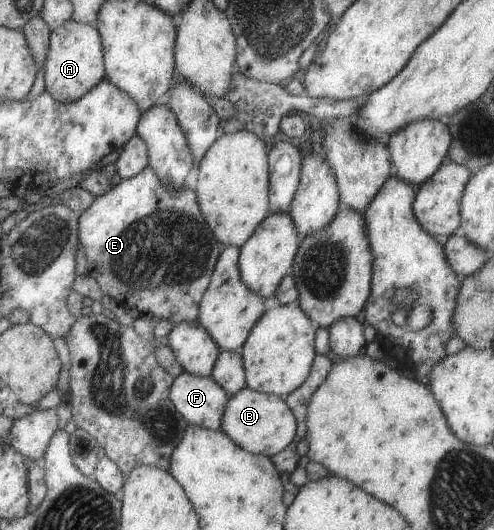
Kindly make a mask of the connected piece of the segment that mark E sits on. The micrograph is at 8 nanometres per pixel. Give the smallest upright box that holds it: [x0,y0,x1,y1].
[78,165,223,325]

